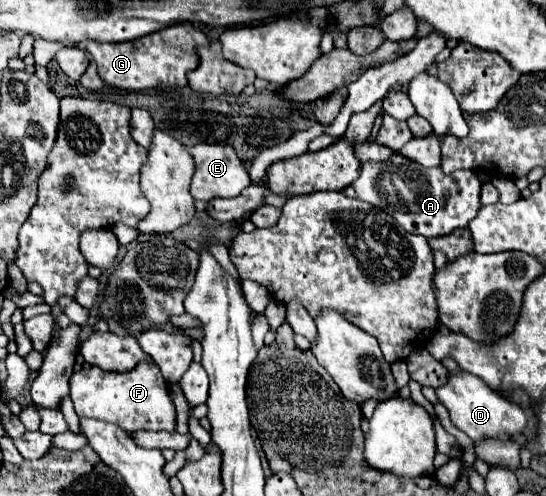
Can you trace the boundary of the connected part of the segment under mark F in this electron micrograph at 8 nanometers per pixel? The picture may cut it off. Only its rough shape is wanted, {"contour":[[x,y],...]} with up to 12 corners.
{"contour":[[155,363],[71,375],[79,417],[125,431],[175,431]]}

